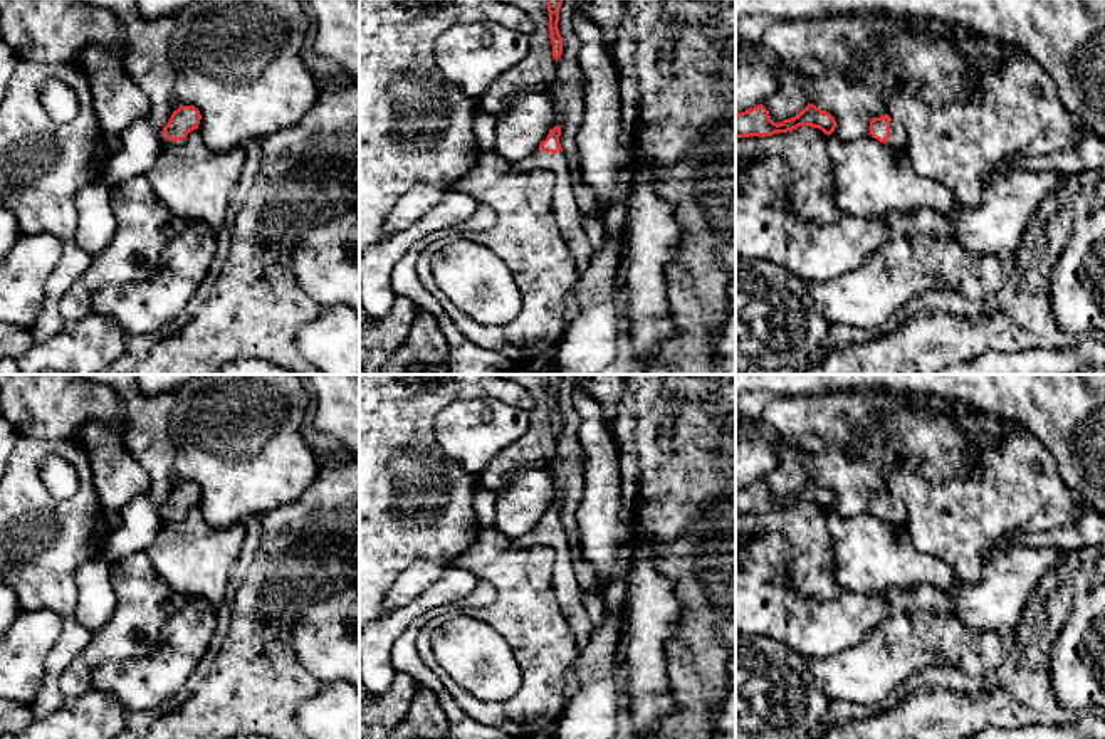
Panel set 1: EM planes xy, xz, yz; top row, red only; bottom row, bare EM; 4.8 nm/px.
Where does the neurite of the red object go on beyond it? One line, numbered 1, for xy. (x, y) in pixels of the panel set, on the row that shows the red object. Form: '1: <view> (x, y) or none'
1: xy (163, 138)

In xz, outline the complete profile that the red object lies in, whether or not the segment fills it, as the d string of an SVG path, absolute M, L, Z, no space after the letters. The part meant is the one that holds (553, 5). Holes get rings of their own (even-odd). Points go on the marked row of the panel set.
M547 0L549 34L551 34L551 40L552 40L552 55L556 59L556 62L563 54L563 37L558 29L561 3L563 3L563 0Z

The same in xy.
M180 104L160 134L163 146L180 144L190 131L198 129L200 119L202 114L195 106Z

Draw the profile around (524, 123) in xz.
M544 91L517 94L497 116L495 151L509 161L531 156L547 138L552 104Z

